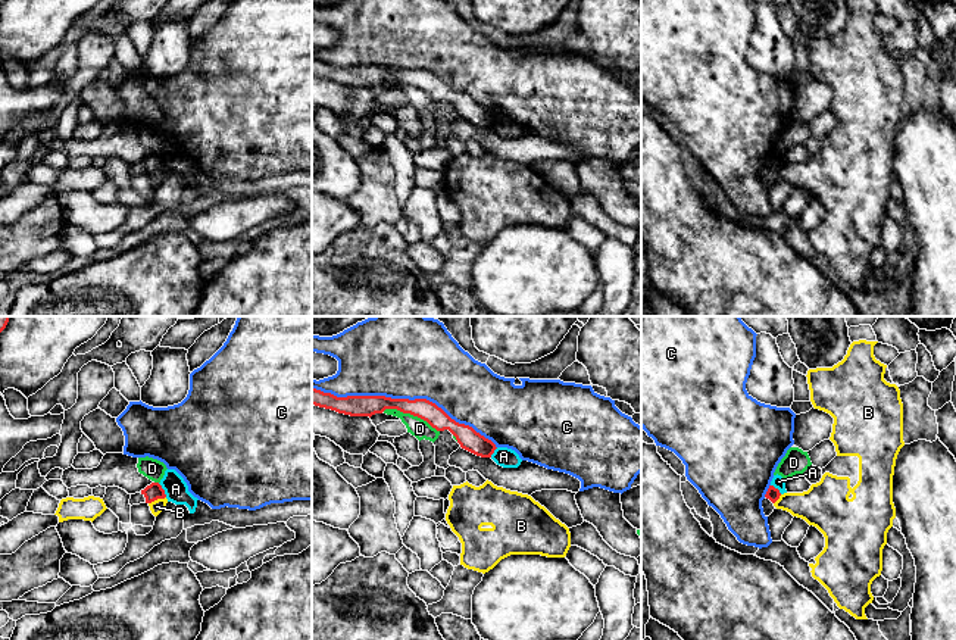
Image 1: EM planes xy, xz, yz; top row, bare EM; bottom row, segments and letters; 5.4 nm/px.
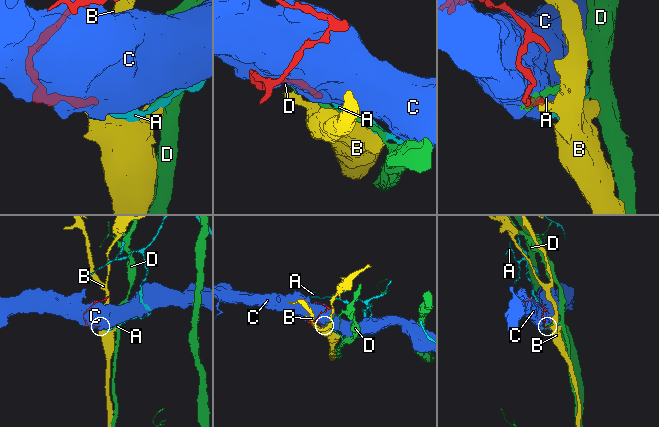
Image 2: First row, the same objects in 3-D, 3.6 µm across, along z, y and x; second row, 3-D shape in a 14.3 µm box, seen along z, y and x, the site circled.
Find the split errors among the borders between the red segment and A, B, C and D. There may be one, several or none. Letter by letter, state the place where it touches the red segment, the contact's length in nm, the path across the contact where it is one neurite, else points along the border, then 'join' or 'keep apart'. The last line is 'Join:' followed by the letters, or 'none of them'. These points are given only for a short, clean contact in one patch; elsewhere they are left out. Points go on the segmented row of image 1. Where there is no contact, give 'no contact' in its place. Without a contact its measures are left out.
A: contact xy (163, 490); length 90 nm; border xy (158, 483), (166, 496); keep apart
B: contact xy (156, 499); length 100 nm; border xy (165, 496), (149, 503); keep apart
C: contact xz (405, 399); length 1050 nm; keep apart
D: contact xz (411, 414); length 340 nm; keep apart
Join: none of them

